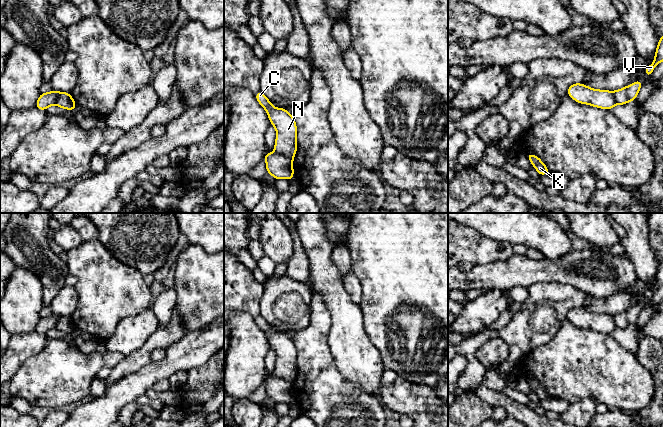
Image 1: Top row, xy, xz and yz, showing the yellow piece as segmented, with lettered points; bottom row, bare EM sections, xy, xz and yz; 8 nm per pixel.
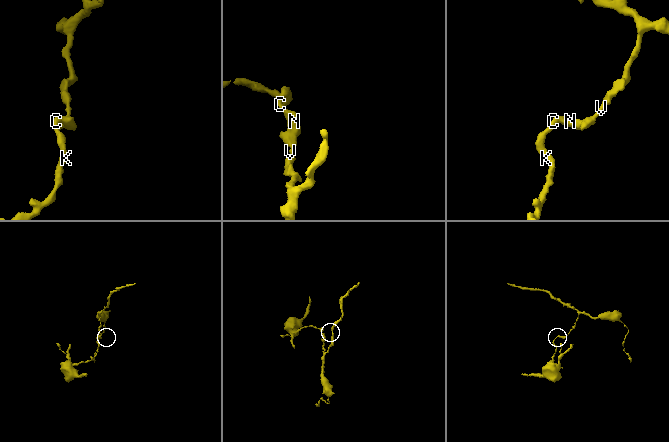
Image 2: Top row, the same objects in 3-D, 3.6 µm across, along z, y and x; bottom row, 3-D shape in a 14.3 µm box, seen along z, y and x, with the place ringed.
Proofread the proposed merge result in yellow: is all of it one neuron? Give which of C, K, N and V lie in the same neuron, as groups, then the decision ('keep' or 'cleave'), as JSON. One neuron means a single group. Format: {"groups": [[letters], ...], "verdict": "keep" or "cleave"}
{"groups": [["C", "K", "N"], ["V"]], "verdict": "cleave"}

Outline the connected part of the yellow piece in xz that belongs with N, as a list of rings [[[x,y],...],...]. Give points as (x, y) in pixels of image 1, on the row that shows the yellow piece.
[[[261,91],[255,93],[255,98],[266,110],[271,124],[276,129],[275,152],[293,159],[297,152],[297,125],[294,117],[284,108],[273,107]]]

